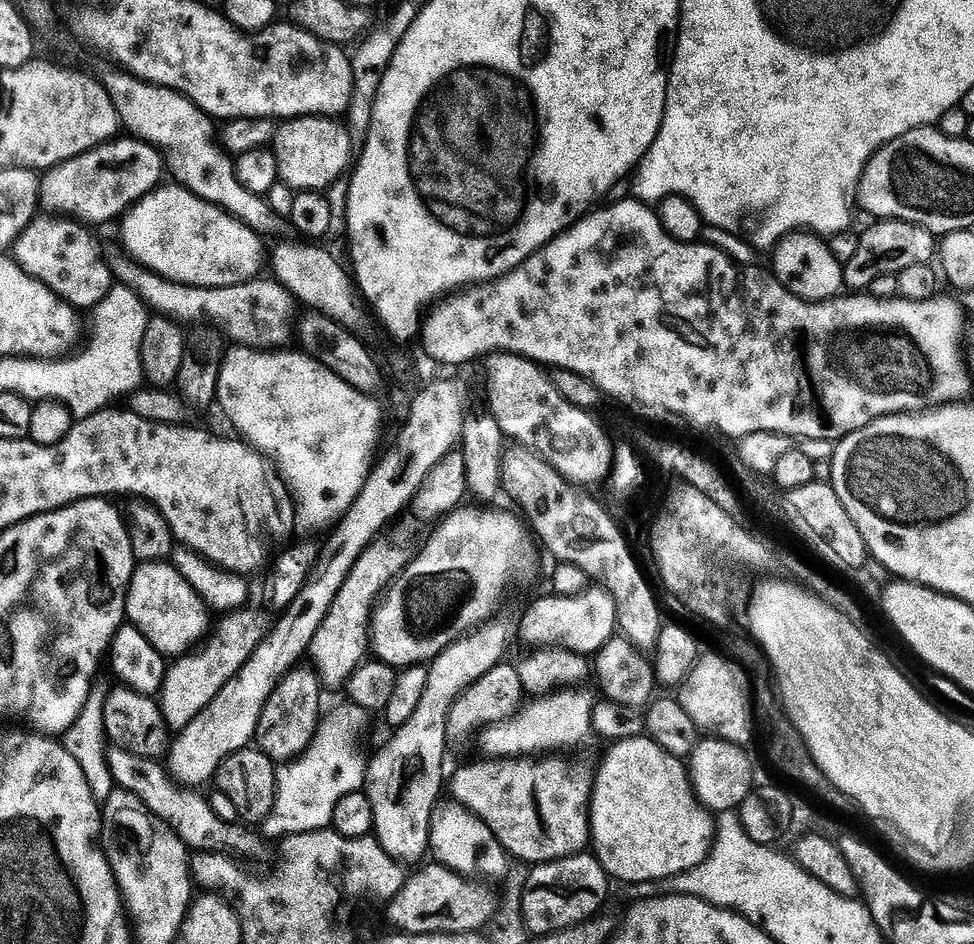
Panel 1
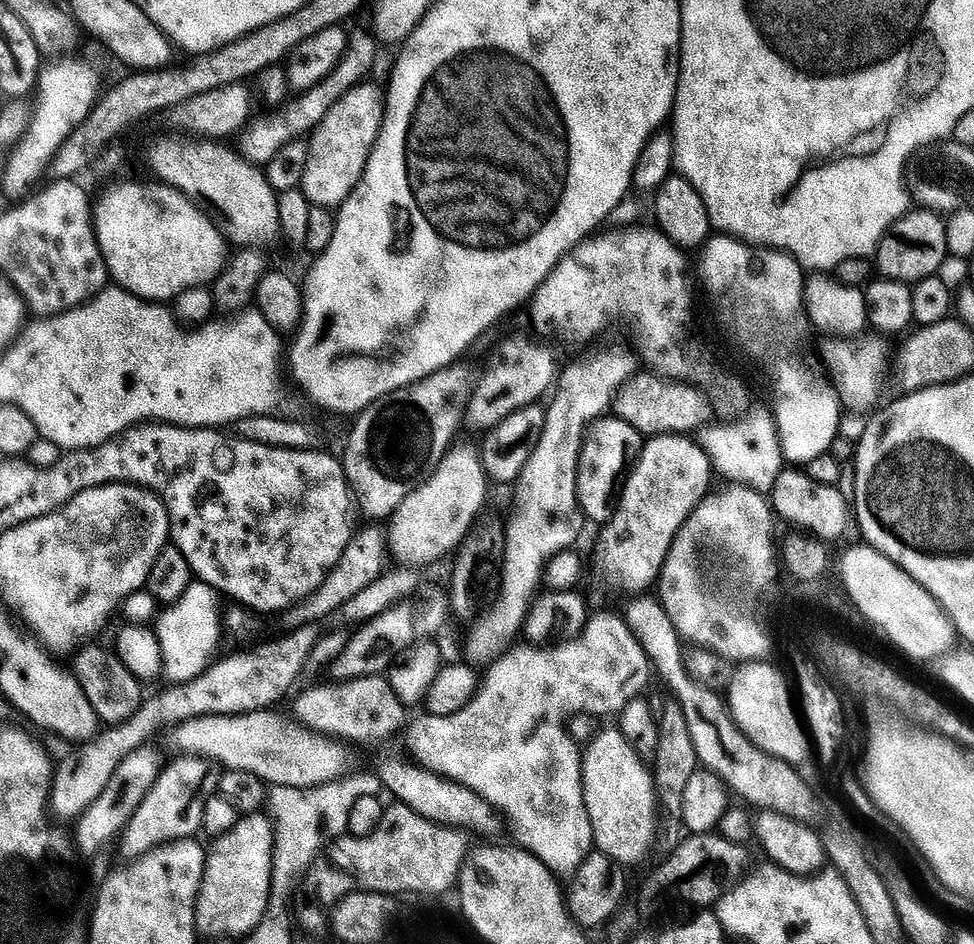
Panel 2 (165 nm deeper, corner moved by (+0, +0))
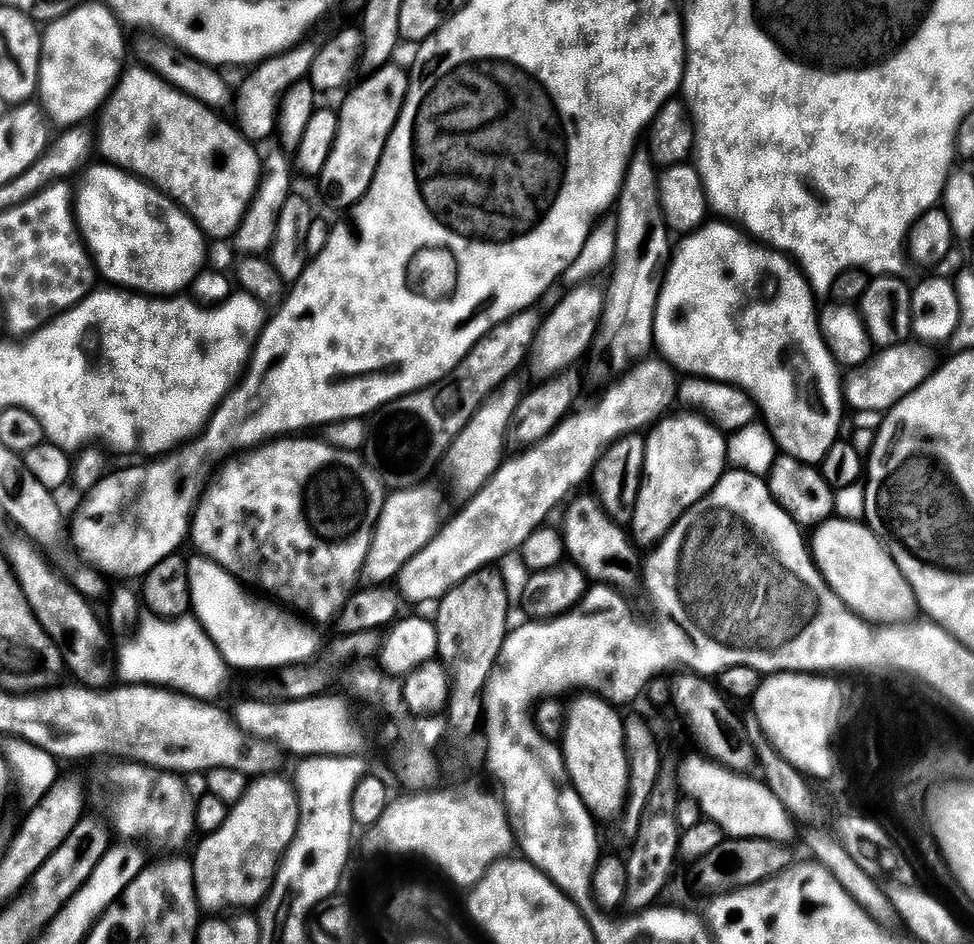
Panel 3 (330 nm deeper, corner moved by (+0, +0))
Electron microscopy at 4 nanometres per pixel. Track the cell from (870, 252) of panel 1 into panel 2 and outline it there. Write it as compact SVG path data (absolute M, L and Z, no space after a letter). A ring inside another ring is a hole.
M914 210L896 220L880 241L874 254L874 264L881 279L913 284L928 276L937 275L942 270L940 268L944 260L947 261L949 257L946 242L947 223L935 211L916 211L920 212Z

